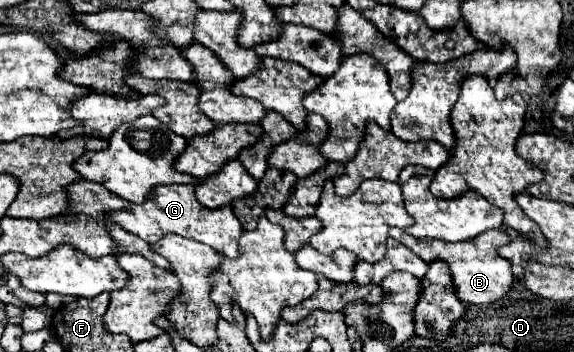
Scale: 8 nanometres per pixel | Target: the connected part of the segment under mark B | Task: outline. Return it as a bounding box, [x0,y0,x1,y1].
[390,228,514,306]

